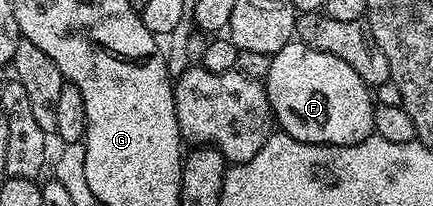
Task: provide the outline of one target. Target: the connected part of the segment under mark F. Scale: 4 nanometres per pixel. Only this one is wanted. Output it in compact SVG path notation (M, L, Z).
M291 41L271 56L271 68L264 80L266 96L270 108L274 110L277 126L296 141L305 143L327 143L329 147L343 147L363 143L374 134L375 100L371 88L348 65L348 61L340 61L340 57L332 57L332 53L320 53L320 49L312 49L308 45Z

